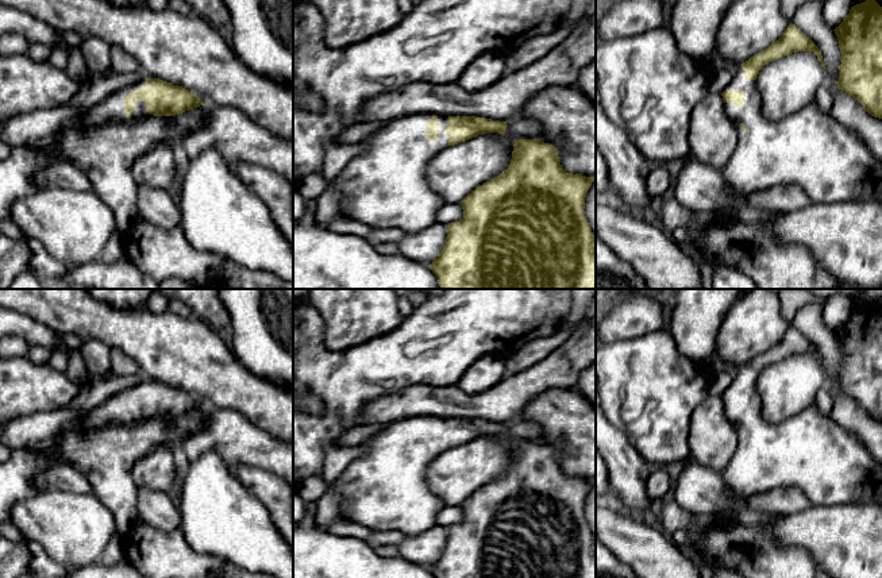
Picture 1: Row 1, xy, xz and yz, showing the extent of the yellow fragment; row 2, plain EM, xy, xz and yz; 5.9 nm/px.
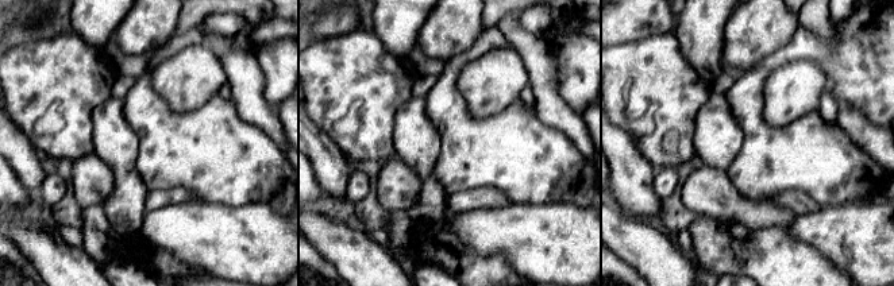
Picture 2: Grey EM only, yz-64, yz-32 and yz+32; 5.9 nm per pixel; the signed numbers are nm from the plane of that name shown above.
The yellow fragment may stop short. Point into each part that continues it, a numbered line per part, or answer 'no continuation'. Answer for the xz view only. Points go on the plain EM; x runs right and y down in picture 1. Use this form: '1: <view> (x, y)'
1: xz (385, 489)

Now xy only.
1: xy (111, 412)

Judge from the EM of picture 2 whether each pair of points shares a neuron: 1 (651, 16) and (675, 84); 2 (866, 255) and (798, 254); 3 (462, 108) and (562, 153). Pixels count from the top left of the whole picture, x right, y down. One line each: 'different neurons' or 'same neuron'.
1: different neurons
2: different neurons
3: same neuron

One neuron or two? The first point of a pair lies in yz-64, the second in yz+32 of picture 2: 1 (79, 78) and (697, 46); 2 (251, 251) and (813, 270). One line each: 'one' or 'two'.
1: two
2: two

